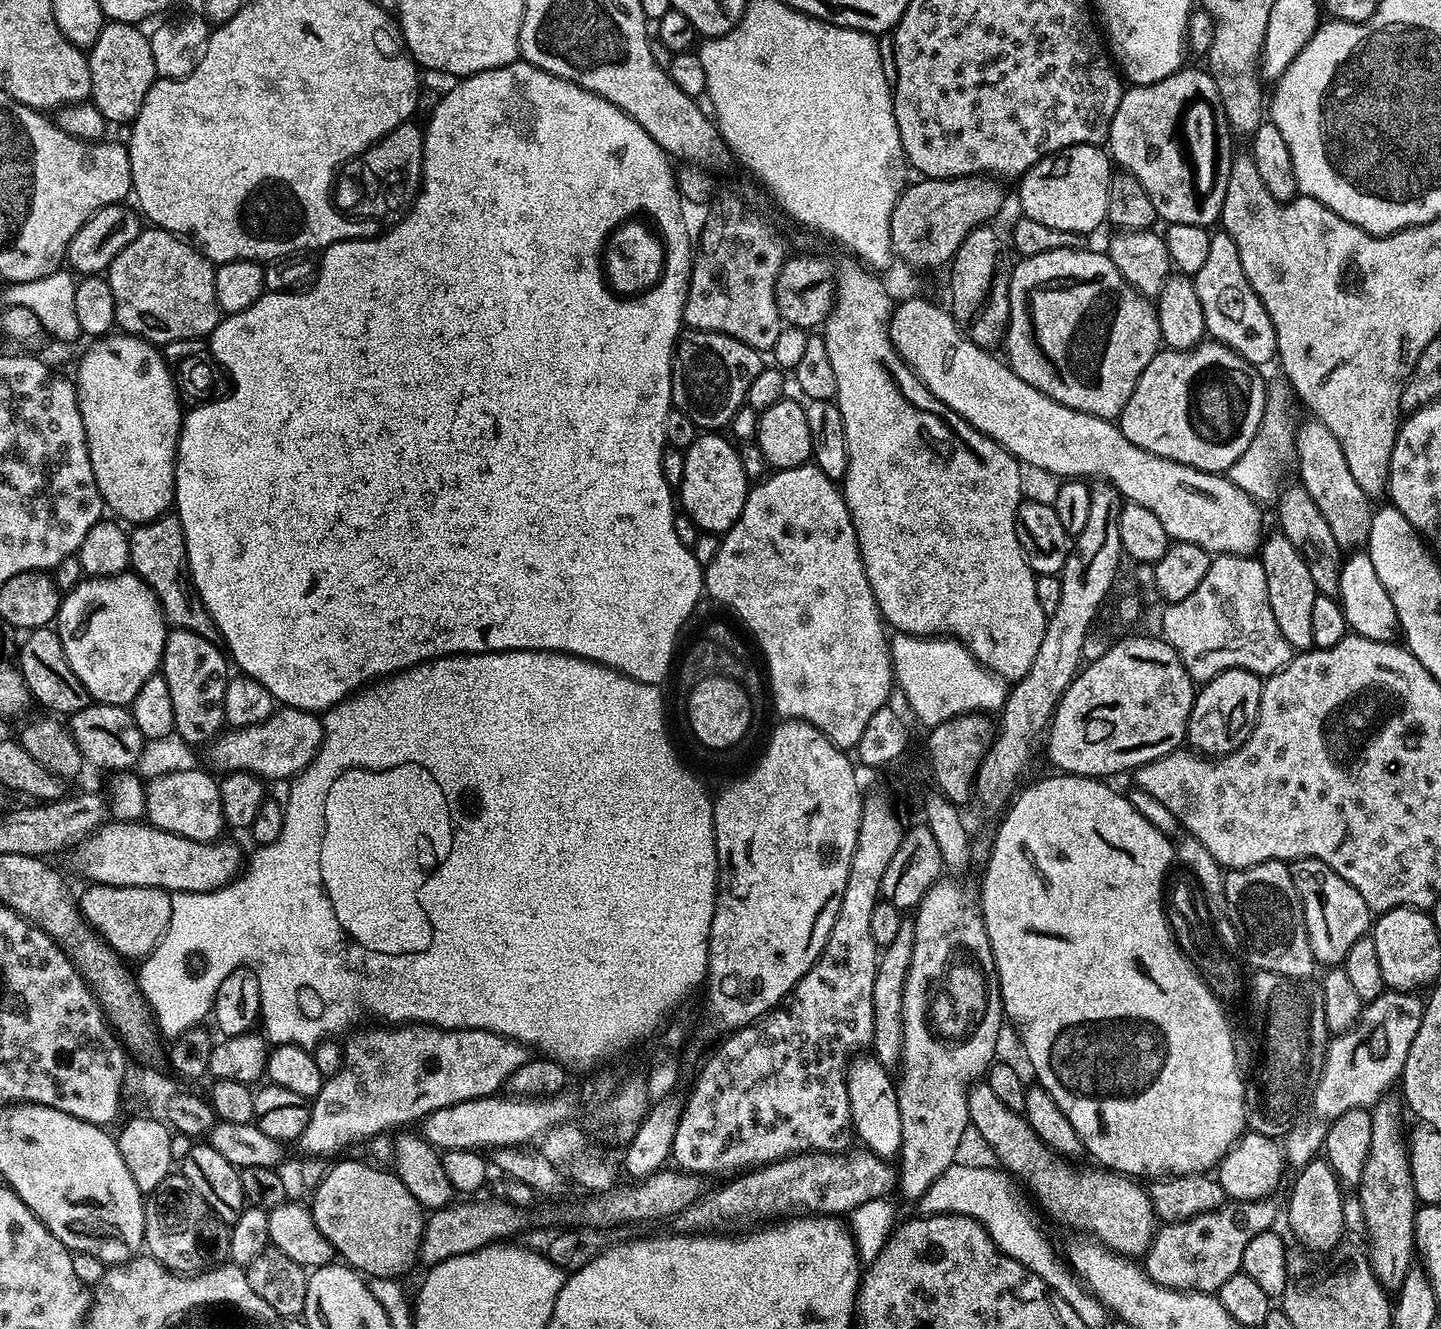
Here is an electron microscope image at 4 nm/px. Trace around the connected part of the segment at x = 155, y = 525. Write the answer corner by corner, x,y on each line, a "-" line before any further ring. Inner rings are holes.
165,514
148,524
135,525
128,537
128,545
131,571
148,583
150,590
158,598
165,621
172,628
188,630
220,644
220,632
216,629
216,623
210,618
206,606
200,601
200,595
192,586
192,577
188,574
186,542
176,515

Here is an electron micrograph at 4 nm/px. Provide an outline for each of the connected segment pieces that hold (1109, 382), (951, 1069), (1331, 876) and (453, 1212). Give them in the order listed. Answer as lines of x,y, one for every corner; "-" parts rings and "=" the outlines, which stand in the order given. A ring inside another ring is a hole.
1067,248
1066,250
1050,250
1046,254
1034,254
1025,256
1015,261
1010,286
1008,287
1008,297
1010,298
1010,314
1008,315
1008,327
1004,330
1002,345
1004,344
1003,355
1009,368
1022,378
1022,382
1030,382
1042,394
1054,398
1062,406
1070,406
1079,412
1085,412
1091,416
1101,416
1103,420
1115,421
1119,417
1121,410
1130,402
1130,394
1134,394
1134,386
1138,386
1138,378
1142,370
1154,359
1157,352
1161,351
1162,341
1160,339
1160,327
1156,317
1155,307
1139,292
1135,292
1122,278
1118,266
1103,251
1084,252
1080,248
=
937,882
915,909
916,939
913,942
913,960
905,980
904,1077
899,1077
896,1093
902,1114
902,1146
898,1157
900,1192
910,1202
918,1201
949,1166
957,1163
956,1151
964,1135
970,1132
969,1087
979,1081
997,1059
996,1043
1000,1040
1000,1023
1006,1020
984,917
977,905
973,901
971,904
967,894
956,885
959,883
944,883
=
1321,860
1295,861
1295,863
1291,865
1291,870
1292,877
1296,883
1296,889
1300,895
1300,901
1304,907
1306,930
1310,938
1313,961
1320,963
1321,960
1324,966
1343,965
1350,946
1354,946
1354,942
1358,942
1358,938
1369,935
1374,923
1374,913
1372,909
1366,906
1362,894
1358,894
1358,890
1354,890
1354,886
1350,886
1350,882
1346,882
1346,878
1339,876
1335,870
1330,866
1326,866
=
468,1198
465,1204
453,1202
445,1208
435,1209
426,1219
423,1234
420,1236
420,1244
417,1248
417,1259
420,1259
426,1266
446,1262
447,1259
454,1258
456,1255
470,1254
485,1248
493,1242
501,1241
502,1236
515,1235
520,1229
525,1227
526,1221
523,1220
521,1213
507,1199
503,1200
476,1200
480,1198

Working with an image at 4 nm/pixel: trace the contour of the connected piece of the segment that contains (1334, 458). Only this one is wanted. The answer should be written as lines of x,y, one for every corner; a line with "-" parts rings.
1315,418
1307,419
1300,425
1295,425
1294,428
1294,449
1296,448
1296,456
1300,459
1299,483
1303,484
1305,490
1310,494
1310,498
1314,498
1318,510
1322,510
1322,518
1326,518
1326,522
1330,522
1330,530
1334,530
1334,538
1340,545
1363,545
1367,541
1370,530
1374,511
1373,501
1364,493
1362,486
1358,486
1358,482
1354,482
1354,474
1350,474
1350,466
1346,466
1346,454
1342,454
1342,446
1338,446
1338,438
1334,438
1334,434
1330,434
1330,430
1326,430
1322,421

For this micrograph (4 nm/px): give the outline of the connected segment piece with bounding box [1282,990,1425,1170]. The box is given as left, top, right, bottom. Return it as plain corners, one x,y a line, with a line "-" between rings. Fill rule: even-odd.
1386,990
1378,998
1367,1001
1360,1009
1360,1016
1351,1028
1345,1032
1335,1033
1329,1039
1328,1047
1324,1049
1324,1065
1320,1068
1320,1076
1316,1080
1316,1087
1312,1090
1310,1103
1306,1111
1297,1119
1296,1123
1284,1133
1282,1137
1282,1153
1293,1169
1299,1170
1306,1167
1311,1160
1321,1155
1324,1147
1324,1139
1330,1130
1332,1123
1346,1110
1355,1108
1371,1109
1379,1105
1384,1096
1384,1091
1392,1083
1399,1081
1404,1074
1406,1066
1406,1054
1410,1054
1410,1042
1414,1042
1414,1034
1418,1034
1418,1026
1422,1026
1422,1014
1425,1001
1420,1000
1415,991
1398,992

